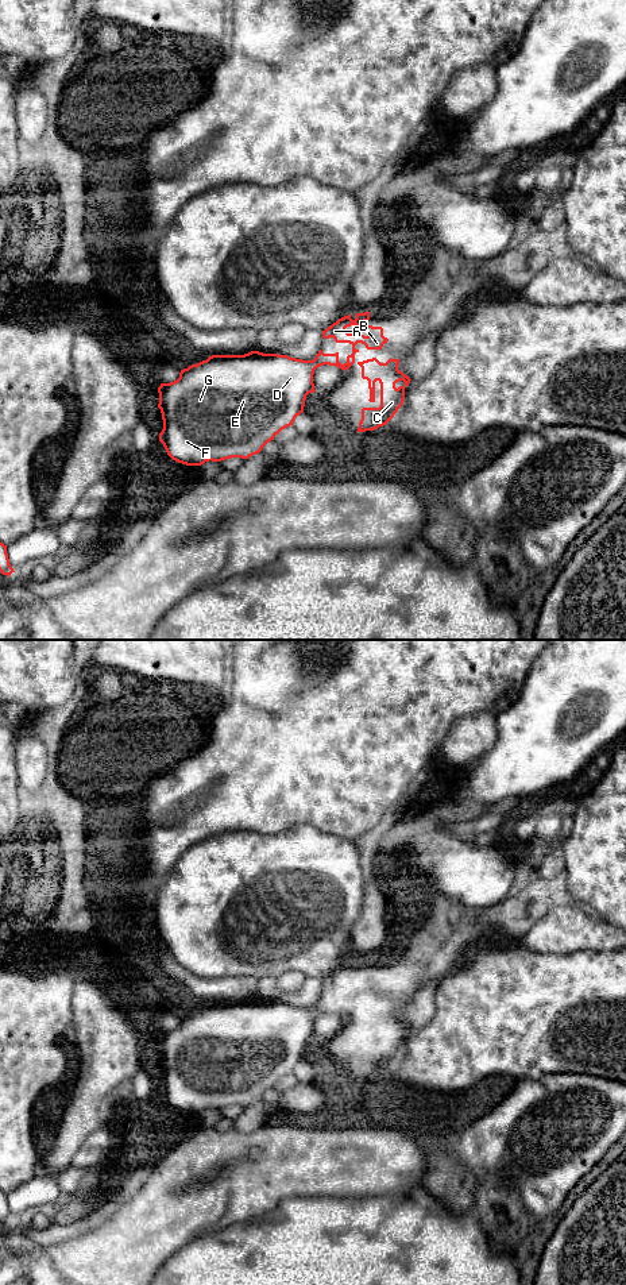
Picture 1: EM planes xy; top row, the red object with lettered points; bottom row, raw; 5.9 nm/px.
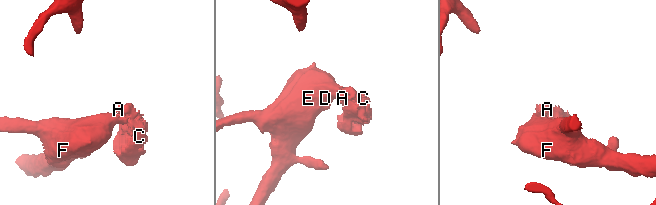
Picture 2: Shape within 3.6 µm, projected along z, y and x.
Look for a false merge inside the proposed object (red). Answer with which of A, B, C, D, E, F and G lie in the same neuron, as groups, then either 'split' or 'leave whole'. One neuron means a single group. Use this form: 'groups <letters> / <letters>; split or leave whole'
groups A B C D E F G; leave whole

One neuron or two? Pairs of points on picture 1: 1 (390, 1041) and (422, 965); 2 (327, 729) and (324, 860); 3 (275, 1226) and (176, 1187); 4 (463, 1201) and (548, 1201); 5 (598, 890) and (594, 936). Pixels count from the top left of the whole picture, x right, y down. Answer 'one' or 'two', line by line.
1: one
2: two
3: two
4: two
5: two

